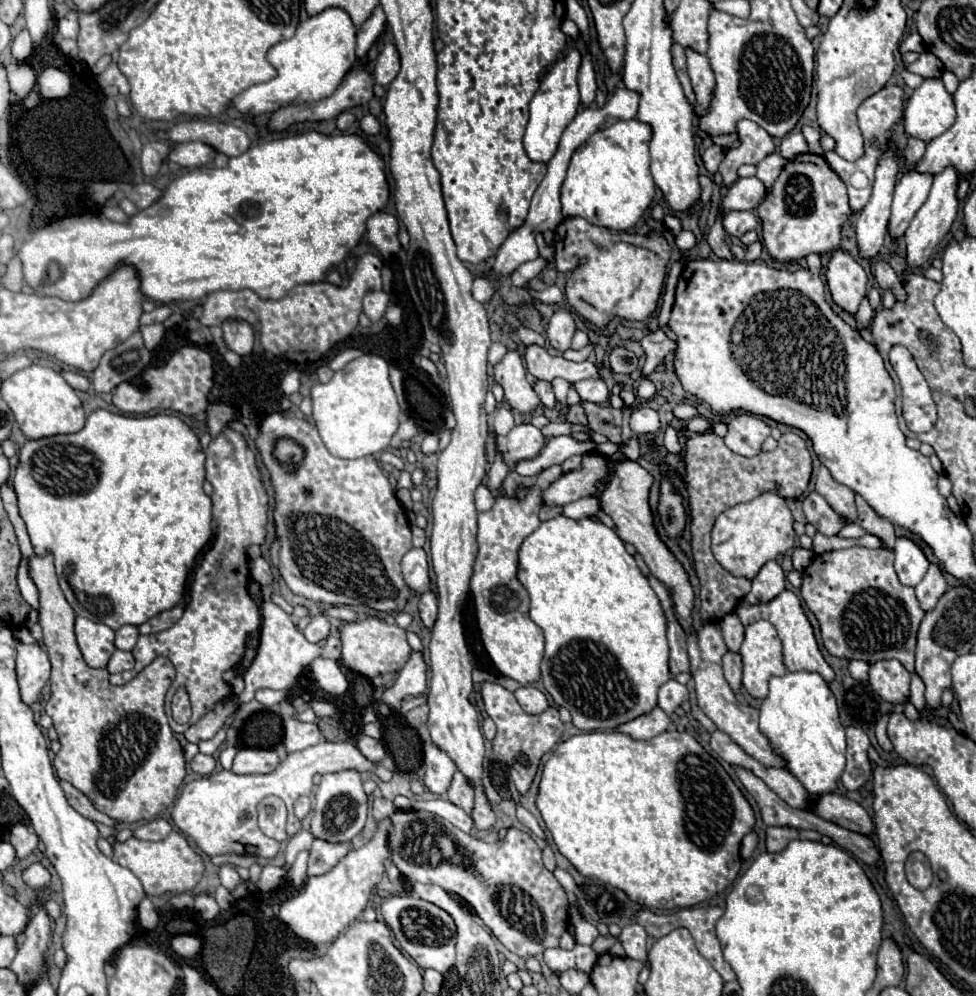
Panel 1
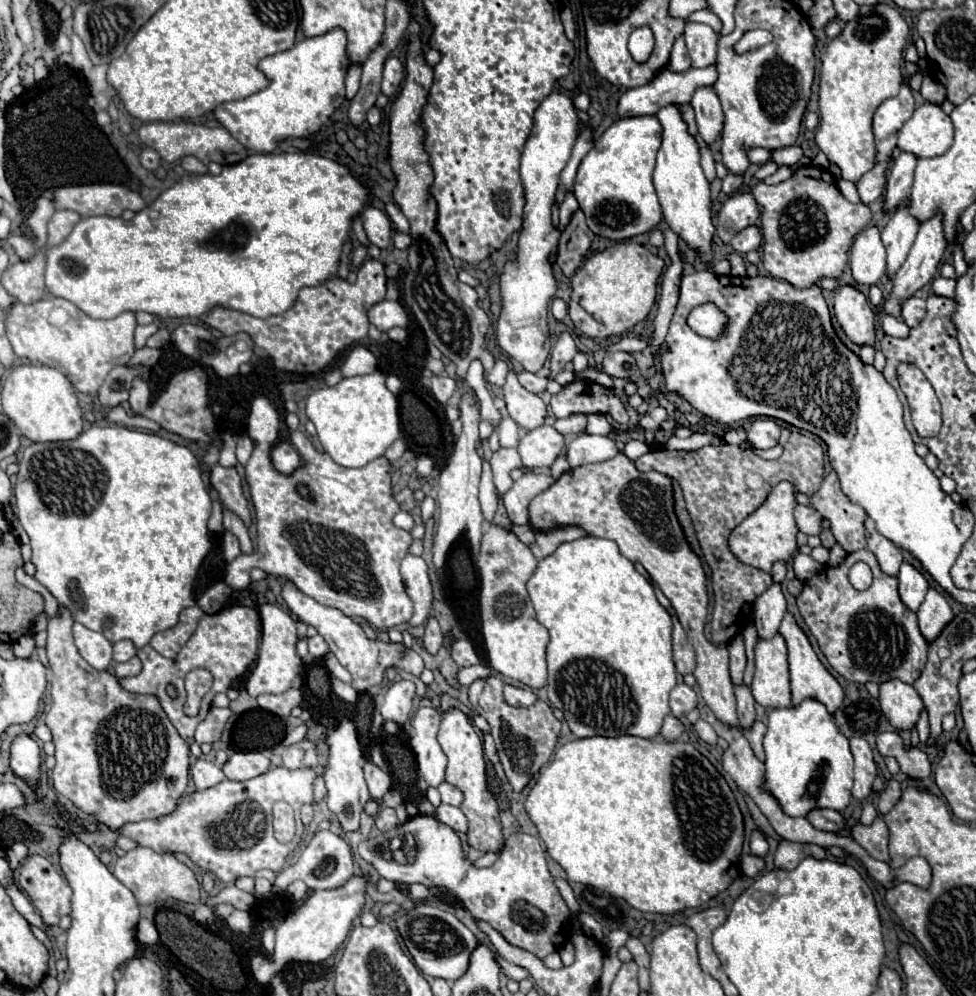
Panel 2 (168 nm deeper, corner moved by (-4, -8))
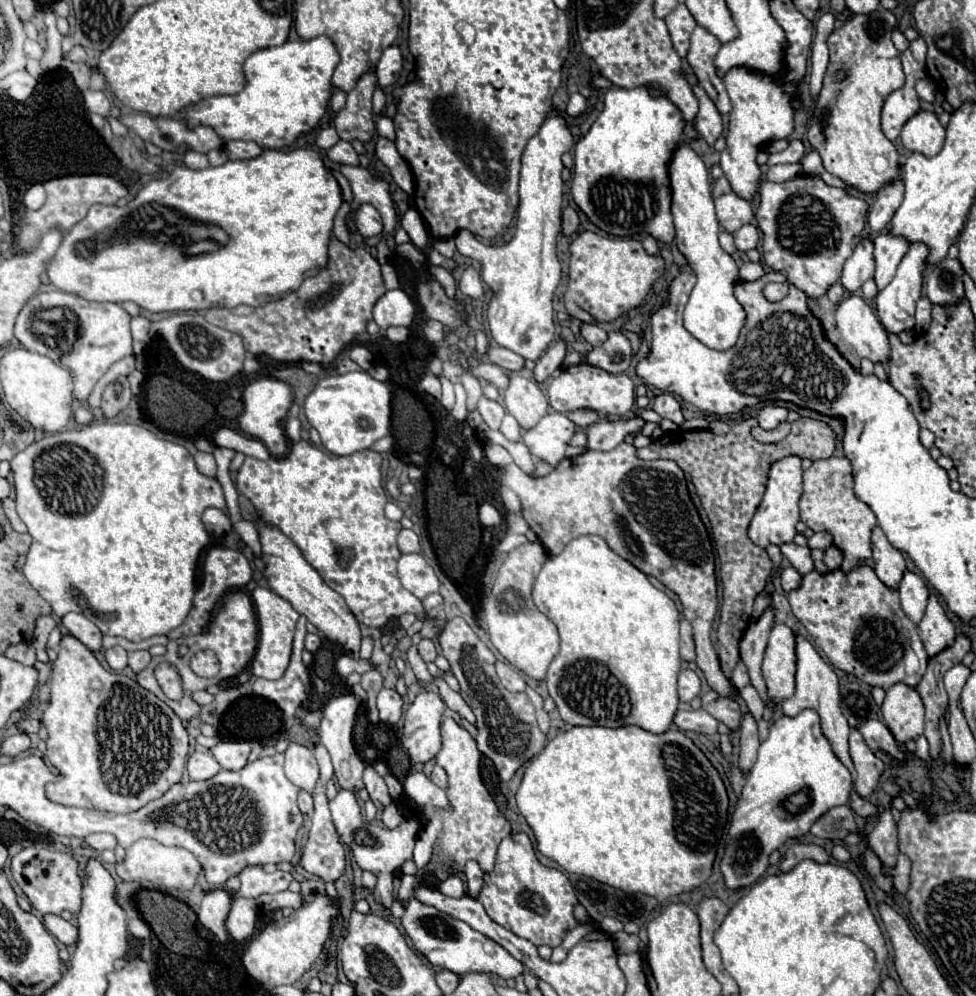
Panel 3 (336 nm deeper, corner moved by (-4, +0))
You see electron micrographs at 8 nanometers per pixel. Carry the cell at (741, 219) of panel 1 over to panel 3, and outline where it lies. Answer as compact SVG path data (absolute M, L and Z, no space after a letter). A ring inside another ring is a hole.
M748 223L748 225L744 225L742 229L738 229L738 231L734 233L734 243L736 243L736 247L738 247L740 251L754 249L754 247L758 245L758 229L756 229L756 225Z

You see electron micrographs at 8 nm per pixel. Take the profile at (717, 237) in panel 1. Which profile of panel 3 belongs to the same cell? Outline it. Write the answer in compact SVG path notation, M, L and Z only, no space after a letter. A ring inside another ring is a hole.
M726 193L716 197L714 205L716 205L718 221L726 231L738 231L742 225L750 223L754 217L750 201L738 197L736 193Z

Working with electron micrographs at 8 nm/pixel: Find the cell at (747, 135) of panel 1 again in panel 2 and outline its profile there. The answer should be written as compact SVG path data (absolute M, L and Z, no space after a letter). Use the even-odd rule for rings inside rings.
M728 173L726 179L722 181L722 191L724 191L726 195L730 195L730 193L734 193L734 191L740 187L740 183L742 183L742 177L740 177L740 175Z

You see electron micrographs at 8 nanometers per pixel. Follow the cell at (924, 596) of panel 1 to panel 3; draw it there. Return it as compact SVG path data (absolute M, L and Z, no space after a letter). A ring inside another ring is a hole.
M930 595L930 599L928 599L924 619L918 623L918 635L928 651L928 657L940 653L942 649L946 649L954 643L954 637L956 637L954 623L948 619L948 615L936 595Z

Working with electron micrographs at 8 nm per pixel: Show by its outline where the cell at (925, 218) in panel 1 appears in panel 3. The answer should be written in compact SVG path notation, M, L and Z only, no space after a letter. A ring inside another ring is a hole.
M912 243L908 253L904 255L902 263L898 265L894 279L888 283L888 287L884 287L878 293L876 311L878 311L878 317L888 333L900 333L904 329L914 327L914 305L922 297L922 283L924 283L926 267L928 267L928 247L924 243Z

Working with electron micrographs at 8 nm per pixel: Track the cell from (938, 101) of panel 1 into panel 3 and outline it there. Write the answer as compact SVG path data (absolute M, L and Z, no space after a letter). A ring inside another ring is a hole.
M922 109L920 113L916 113L912 119L904 123L900 139L908 151L916 151L916 153L924 153L926 157L932 157L942 149L946 139L946 129L934 111Z

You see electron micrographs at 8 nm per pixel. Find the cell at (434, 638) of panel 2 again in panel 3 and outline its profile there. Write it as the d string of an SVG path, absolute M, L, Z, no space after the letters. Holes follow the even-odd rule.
M420 639L420 645L418 645L418 651L422 655L422 659L428 663L428 661L434 661L436 655L438 655L438 649L436 649L436 643L432 639Z

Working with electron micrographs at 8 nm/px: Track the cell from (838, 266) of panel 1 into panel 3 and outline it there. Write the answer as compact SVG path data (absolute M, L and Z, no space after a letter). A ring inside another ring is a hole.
M850 293L838 303L836 305L836 323L838 323L838 331L840 331L842 339L848 341L860 357L868 357L874 363L876 361L888 361L888 355L890 355L888 335L886 335L880 319L876 319L874 309L862 297Z

